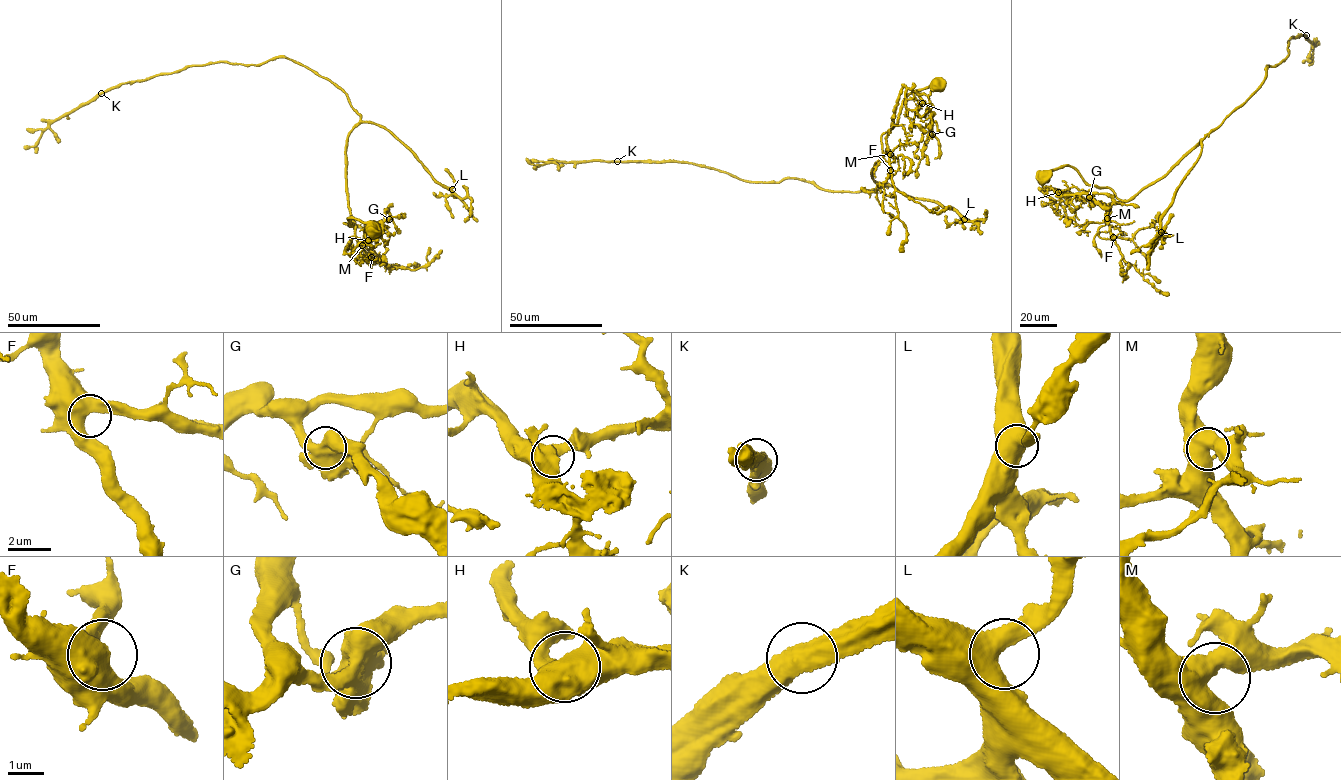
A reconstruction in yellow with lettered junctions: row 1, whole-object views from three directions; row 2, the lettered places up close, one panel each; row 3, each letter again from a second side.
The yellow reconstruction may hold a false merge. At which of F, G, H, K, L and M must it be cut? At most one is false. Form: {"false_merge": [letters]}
{"false_merge": []}

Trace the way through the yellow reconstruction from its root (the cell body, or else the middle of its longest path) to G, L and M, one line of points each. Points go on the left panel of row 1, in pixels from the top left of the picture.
G: (373, 231), (348, 218), (351, 225), (344, 223), (355, 229), (345, 253), (376, 239), (389, 219)
L: (373, 231), (351, 217), (351, 225), (344, 223), (354, 222), (346, 143), (360, 123), (392, 132), (452, 189)
M: (373, 231), (351, 217), (348, 219), (351, 225), (344, 222), (354, 226), (356, 239), (362, 245)

